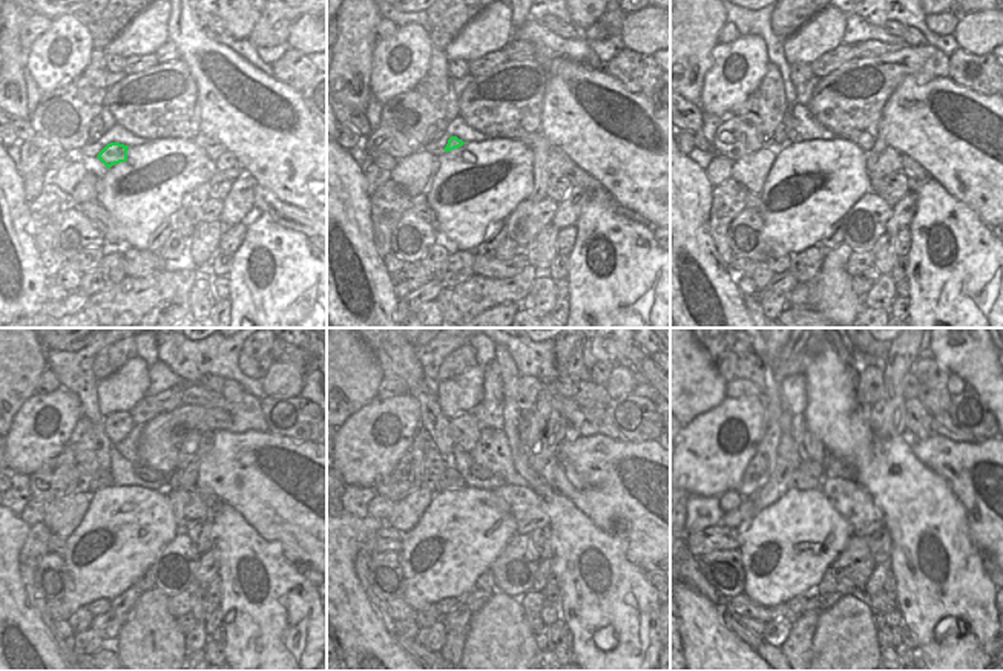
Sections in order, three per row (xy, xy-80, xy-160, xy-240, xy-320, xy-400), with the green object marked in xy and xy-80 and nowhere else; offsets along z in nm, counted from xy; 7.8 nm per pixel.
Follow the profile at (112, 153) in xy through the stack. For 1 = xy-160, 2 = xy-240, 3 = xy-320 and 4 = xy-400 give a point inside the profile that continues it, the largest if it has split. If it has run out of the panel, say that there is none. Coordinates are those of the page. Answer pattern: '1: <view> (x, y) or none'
1: xy-160 (789, 120)
2: xy-240 (101, 441)
3: xy-320 (397, 359)
4: xy-400 (733, 359)

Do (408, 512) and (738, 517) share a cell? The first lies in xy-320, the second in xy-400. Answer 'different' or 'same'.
different

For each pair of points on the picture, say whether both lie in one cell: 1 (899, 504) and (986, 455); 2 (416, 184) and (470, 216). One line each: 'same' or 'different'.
1: different
2: different

